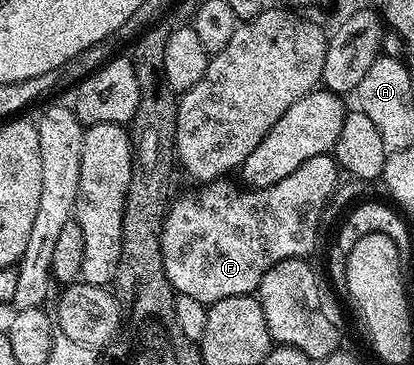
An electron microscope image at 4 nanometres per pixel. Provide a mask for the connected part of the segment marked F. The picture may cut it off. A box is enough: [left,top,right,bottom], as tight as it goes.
[161,153,339,305]

